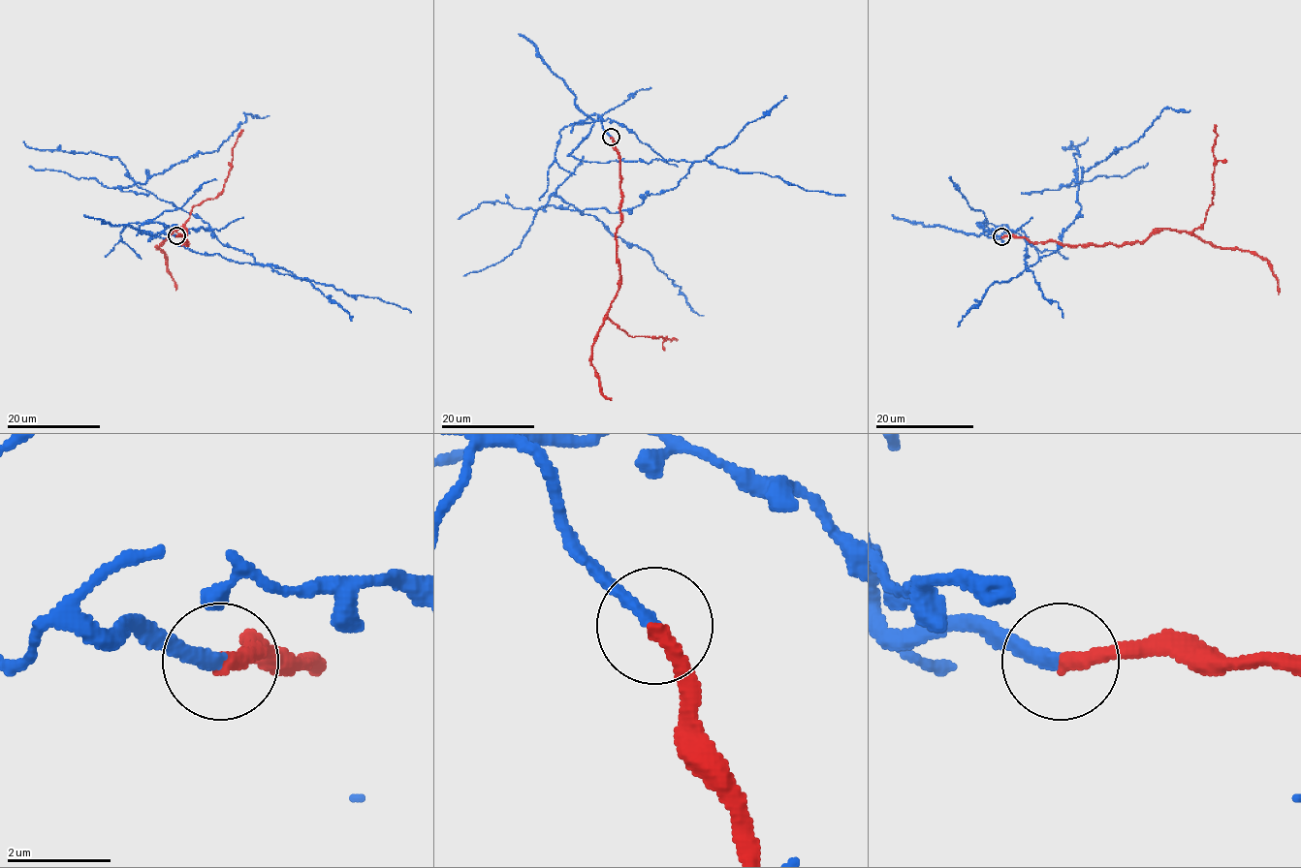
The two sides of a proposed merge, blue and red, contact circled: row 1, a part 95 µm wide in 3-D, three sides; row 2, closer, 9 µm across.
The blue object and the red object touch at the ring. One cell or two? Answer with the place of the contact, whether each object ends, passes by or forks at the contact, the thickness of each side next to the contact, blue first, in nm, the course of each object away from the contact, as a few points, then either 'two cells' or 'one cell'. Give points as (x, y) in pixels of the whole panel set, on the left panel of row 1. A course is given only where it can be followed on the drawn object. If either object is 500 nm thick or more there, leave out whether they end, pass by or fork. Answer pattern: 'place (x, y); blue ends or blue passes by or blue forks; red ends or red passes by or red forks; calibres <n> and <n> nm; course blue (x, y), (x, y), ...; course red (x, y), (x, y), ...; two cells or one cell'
place (176, 235); blue ends; red ends; calibres 260 and 320 nm; course blue (176, 235), (136, 228), (257, 264), (134, 181), (217, 149), (245, 114), (269, 115); course red (176, 235), (187, 243), (181, 243), (182, 229), (174, 232), (196, 205), (223, 188), (243, 130); two cells

